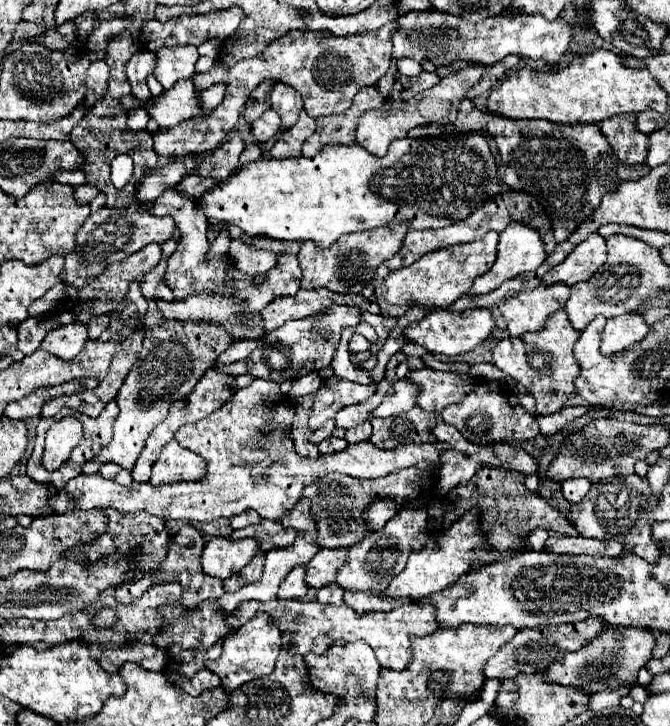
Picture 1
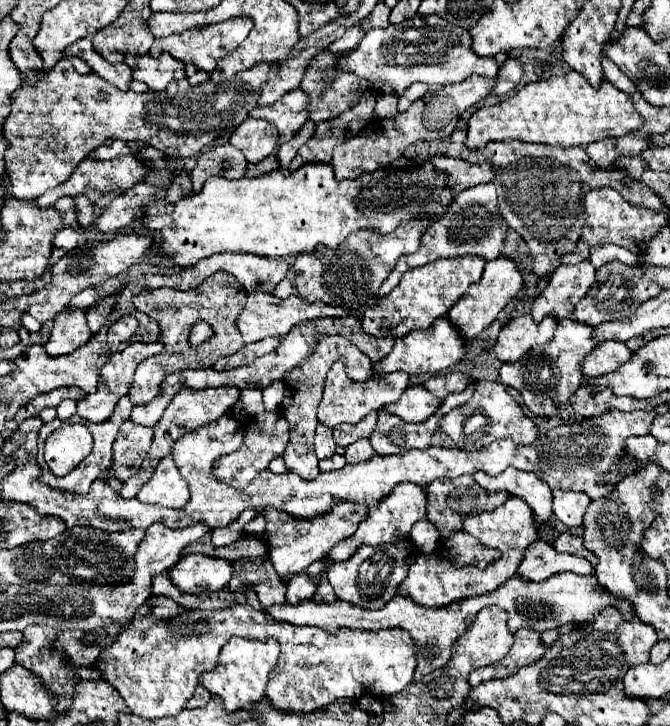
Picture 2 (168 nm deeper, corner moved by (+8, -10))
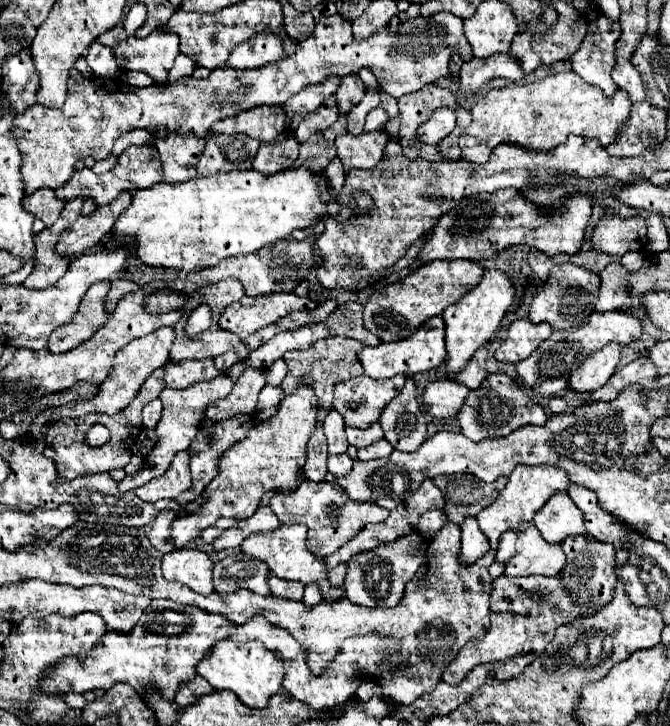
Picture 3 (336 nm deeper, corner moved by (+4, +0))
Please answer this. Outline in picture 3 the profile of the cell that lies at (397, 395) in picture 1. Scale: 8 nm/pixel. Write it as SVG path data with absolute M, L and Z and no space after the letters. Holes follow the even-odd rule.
M439 380L425 388L425 412L435 418L455 418L461 410L469 388L455 380Z

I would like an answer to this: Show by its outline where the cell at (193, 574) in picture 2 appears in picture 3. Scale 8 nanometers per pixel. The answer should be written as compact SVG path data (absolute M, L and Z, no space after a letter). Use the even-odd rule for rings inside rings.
M173 550L161 558L161 568L165 580L181 582L193 592L209 596L213 592L211 572L213 560L199 550Z

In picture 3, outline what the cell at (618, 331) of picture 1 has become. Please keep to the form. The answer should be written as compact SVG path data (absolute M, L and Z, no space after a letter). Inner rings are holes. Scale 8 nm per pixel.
M607 344L601 352L595 352L595 356L589 356L571 376L569 376L569 388L575 392L593 392L605 386L609 376L613 376L617 362L619 362L621 348L617 344Z

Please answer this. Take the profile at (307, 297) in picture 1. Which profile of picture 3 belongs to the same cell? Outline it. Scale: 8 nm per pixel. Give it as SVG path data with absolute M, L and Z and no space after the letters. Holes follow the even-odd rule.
M285 292L257 296L257 298L245 296L239 302L233 302L225 308L225 312L219 318L219 328L229 330L237 334L241 340L245 340L255 330L277 322L289 312L313 310L315 306L317 302L311 302L309 298L301 298L297 294L285 294Z

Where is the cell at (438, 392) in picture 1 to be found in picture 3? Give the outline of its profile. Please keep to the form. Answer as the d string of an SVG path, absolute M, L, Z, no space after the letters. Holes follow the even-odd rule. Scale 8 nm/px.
M487 346L481 348L481 352L477 352L477 356L473 356L473 360L469 360L469 364L465 366L465 372L461 372L461 376L457 376L457 382L465 384L471 390L479 388L479 384L487 378L485 362L487 362Z

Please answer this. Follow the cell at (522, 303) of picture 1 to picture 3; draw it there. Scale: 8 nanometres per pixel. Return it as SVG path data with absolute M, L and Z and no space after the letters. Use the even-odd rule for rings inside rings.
M529 318L515 320L509 326L509 336L507 340L495 350L495 360L505 362L505 364L517 364L533 354L537 346L551 336L549 324L533 324Z

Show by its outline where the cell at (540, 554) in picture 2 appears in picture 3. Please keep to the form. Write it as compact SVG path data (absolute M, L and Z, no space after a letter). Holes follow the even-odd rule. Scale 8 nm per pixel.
M523 522L517 528L517 552L505 562L505 576L557 576L565 566L561 546L549 544L541 538L535 524Z

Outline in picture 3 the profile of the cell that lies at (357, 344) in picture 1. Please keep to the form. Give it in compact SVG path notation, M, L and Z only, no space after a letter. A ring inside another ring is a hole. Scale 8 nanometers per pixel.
M365 374L335 388L333 408L345 418L351 428L369 428L379 422L379 416L403 388L405 376L395 376L393 380L369 380Z

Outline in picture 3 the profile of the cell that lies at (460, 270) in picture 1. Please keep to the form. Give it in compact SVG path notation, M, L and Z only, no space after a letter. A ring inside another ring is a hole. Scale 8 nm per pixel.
M435 260L417 268L403 280L375 292L363 308L365 328L381 342L397 342L411 336L425 320L439 316L447 306L459 302L483 278L483 268L469 260Z

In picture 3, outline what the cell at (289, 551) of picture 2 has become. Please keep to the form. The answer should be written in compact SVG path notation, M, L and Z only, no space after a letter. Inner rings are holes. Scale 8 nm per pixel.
M303 480L299 490L291 494L275 494L269 500L269 506L277 514L281 524L305 524L309 528L307 546L317 556L331 556L337 548L341 548L347 540L351 540L361 528L365 528L365 524L383 522L389 516L389 512L377 506L375 502L351 500L335 482L315 484L315 482Z

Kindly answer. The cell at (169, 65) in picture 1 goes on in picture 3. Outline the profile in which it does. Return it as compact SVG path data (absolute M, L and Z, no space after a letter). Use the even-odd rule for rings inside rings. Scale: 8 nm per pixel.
M155 30L147 38L129 36L113 48L121 70L137 70L149 74L157 84L165 84L173 60L179 56L177 34Z

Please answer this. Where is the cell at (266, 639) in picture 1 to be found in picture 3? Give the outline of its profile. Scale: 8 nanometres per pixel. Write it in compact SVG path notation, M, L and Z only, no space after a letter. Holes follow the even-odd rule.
M221 640L217 642L209 656L197 666L197 674L203 676L215 690L231 690L249 708L267 708L271 696L281 692L283 668L275 652L269 652L261 642L237 642Z

